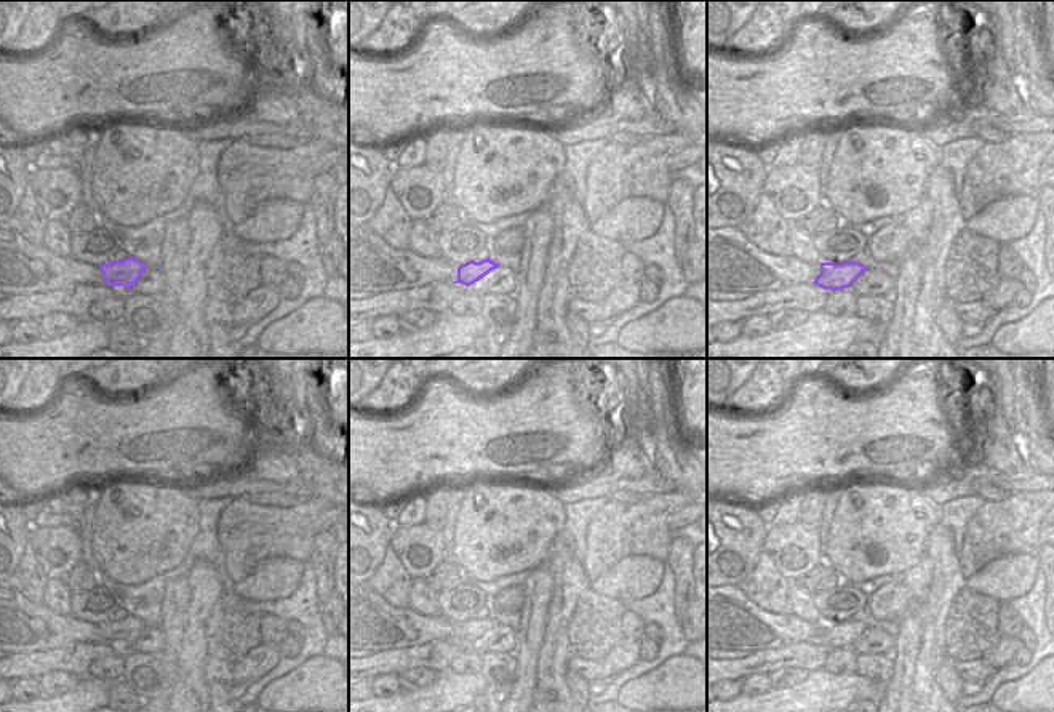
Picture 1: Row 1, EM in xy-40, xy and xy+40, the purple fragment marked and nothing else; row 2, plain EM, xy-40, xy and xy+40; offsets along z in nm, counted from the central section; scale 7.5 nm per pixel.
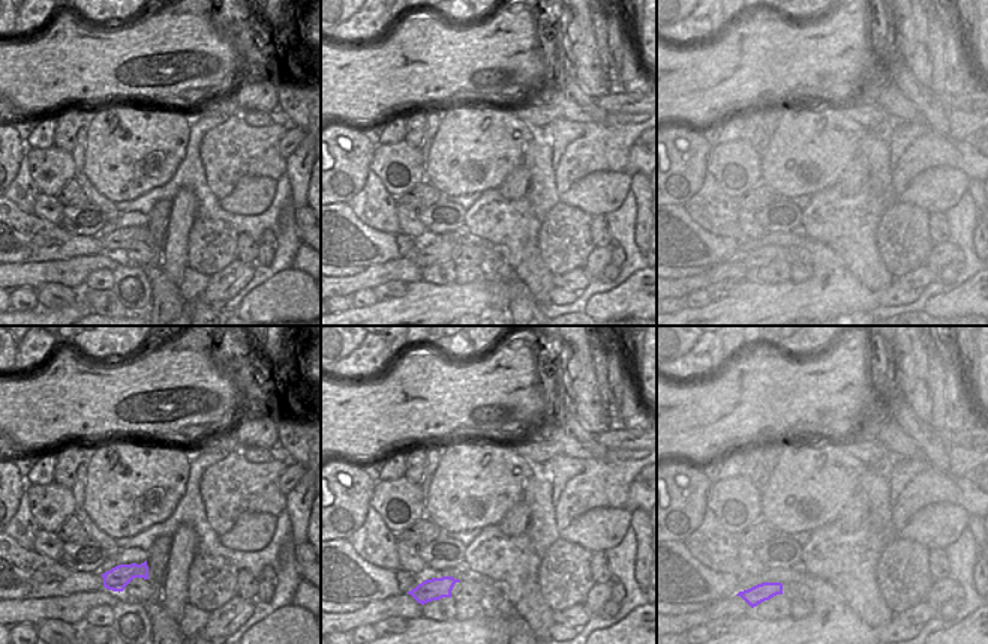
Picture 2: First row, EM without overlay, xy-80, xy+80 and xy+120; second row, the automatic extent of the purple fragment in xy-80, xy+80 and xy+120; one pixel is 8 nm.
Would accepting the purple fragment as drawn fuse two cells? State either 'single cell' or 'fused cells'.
single cell

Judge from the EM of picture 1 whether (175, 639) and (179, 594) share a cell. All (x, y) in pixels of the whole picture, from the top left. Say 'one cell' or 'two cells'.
one cell

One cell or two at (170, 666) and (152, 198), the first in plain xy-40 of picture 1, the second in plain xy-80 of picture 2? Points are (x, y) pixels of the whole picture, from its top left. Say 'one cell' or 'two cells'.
two cells

